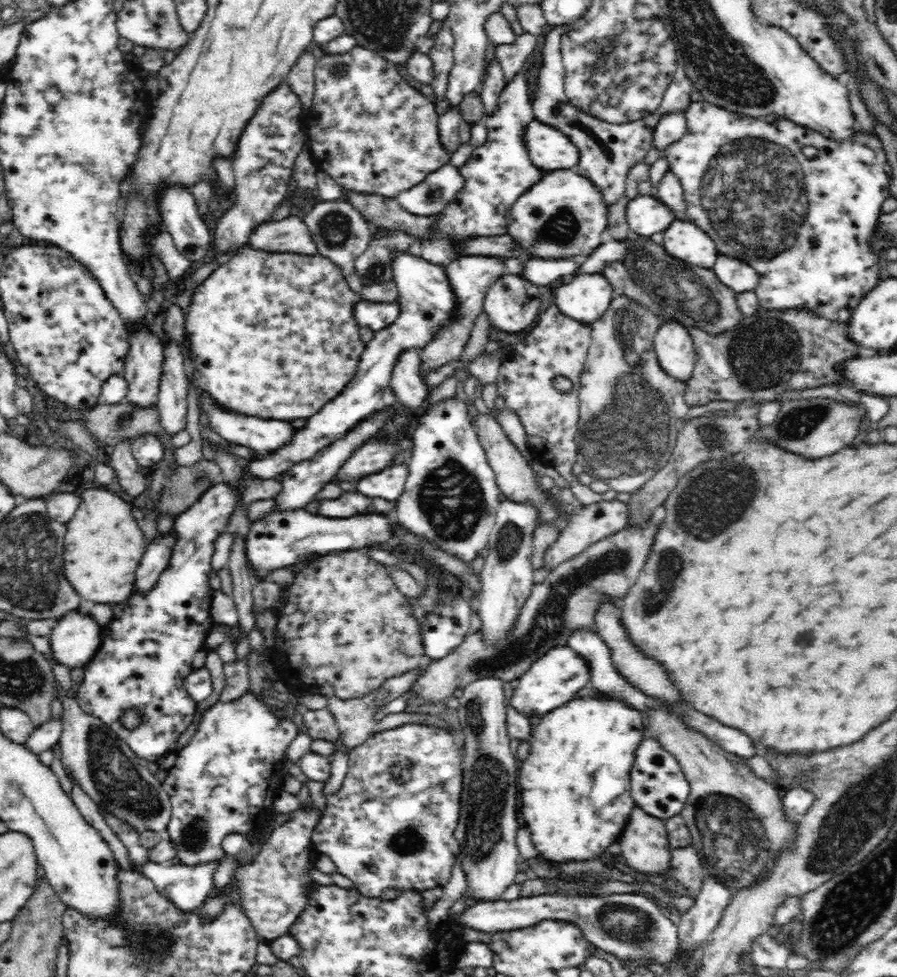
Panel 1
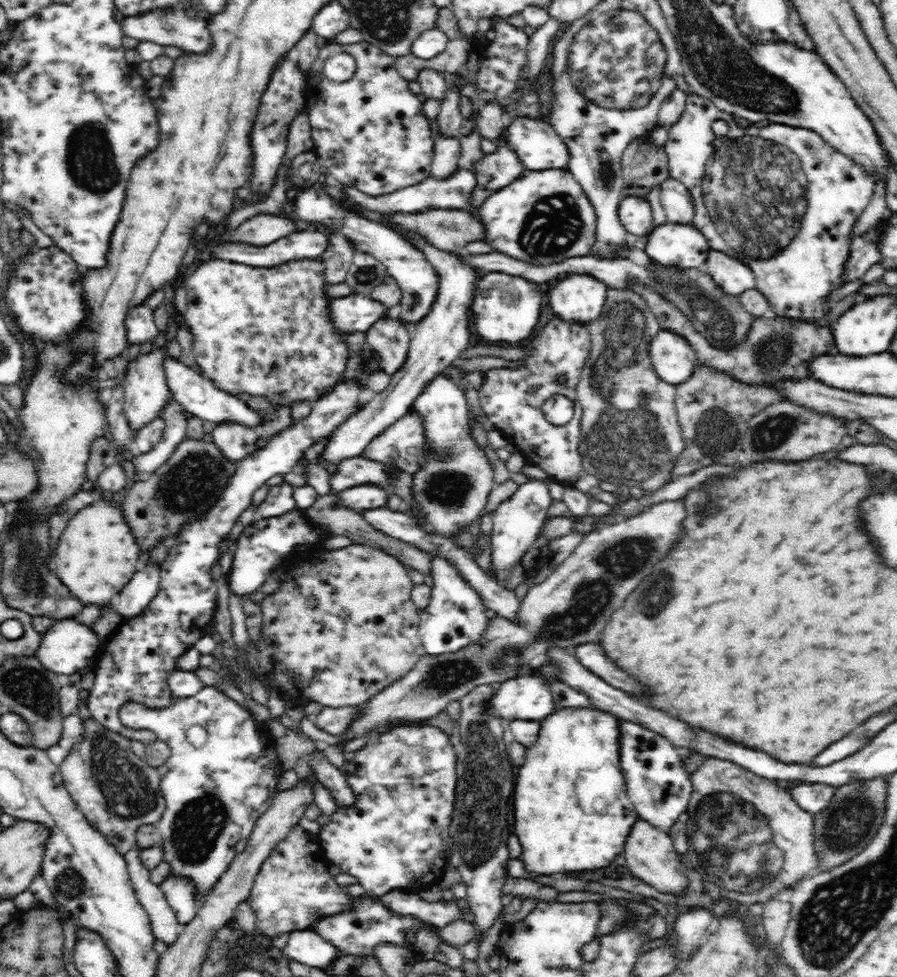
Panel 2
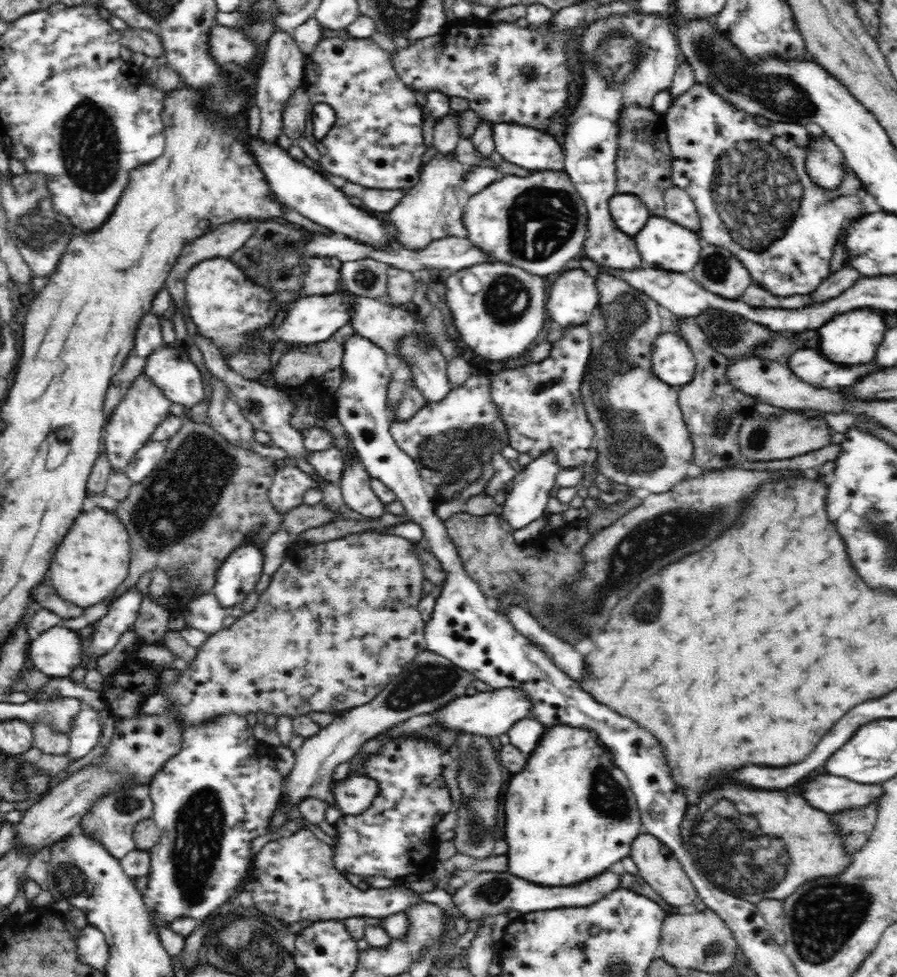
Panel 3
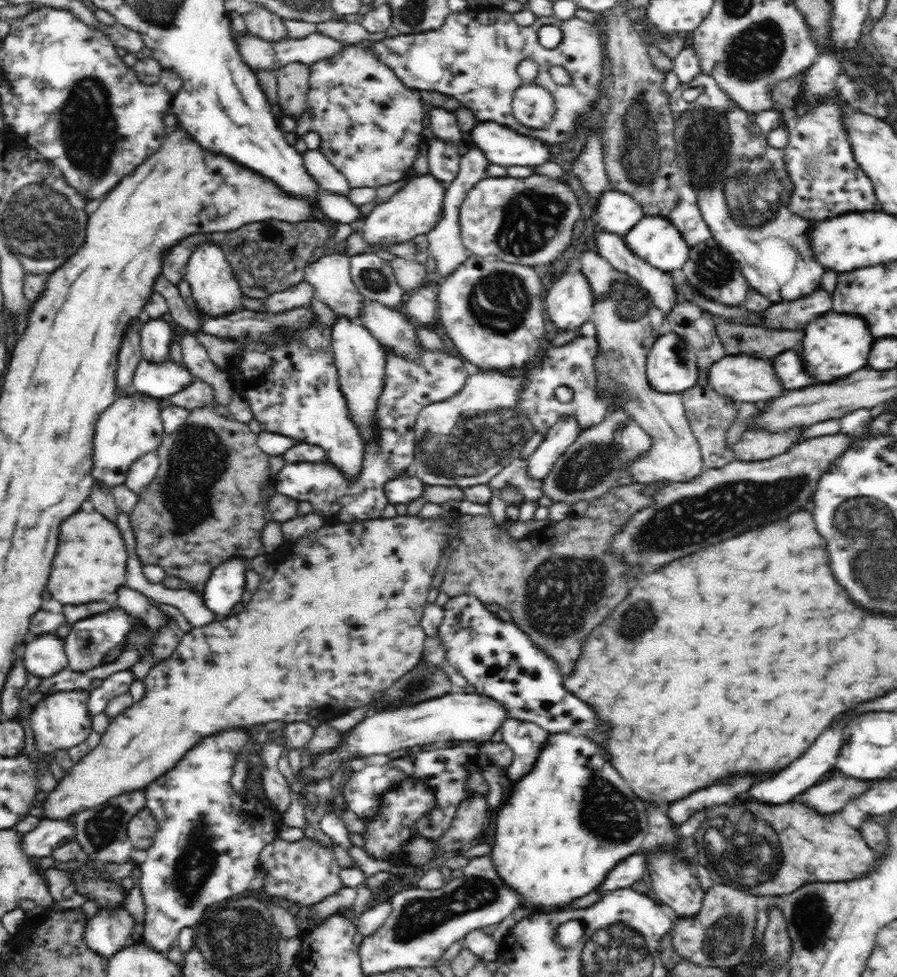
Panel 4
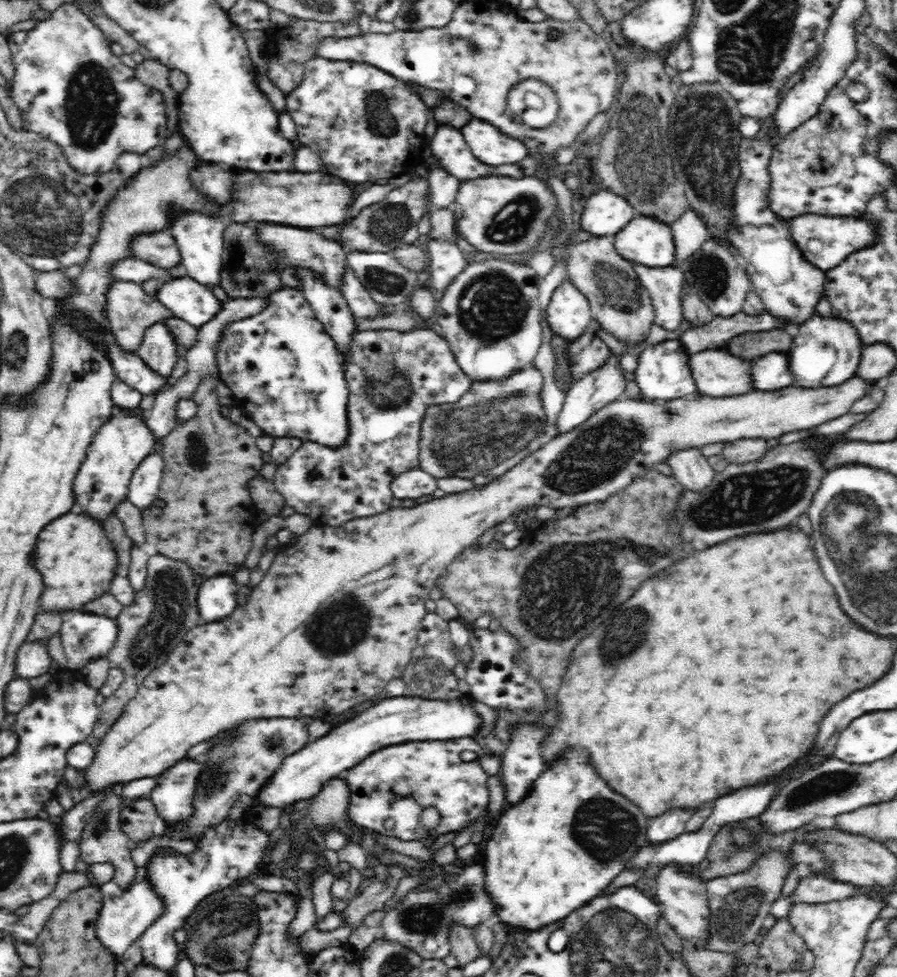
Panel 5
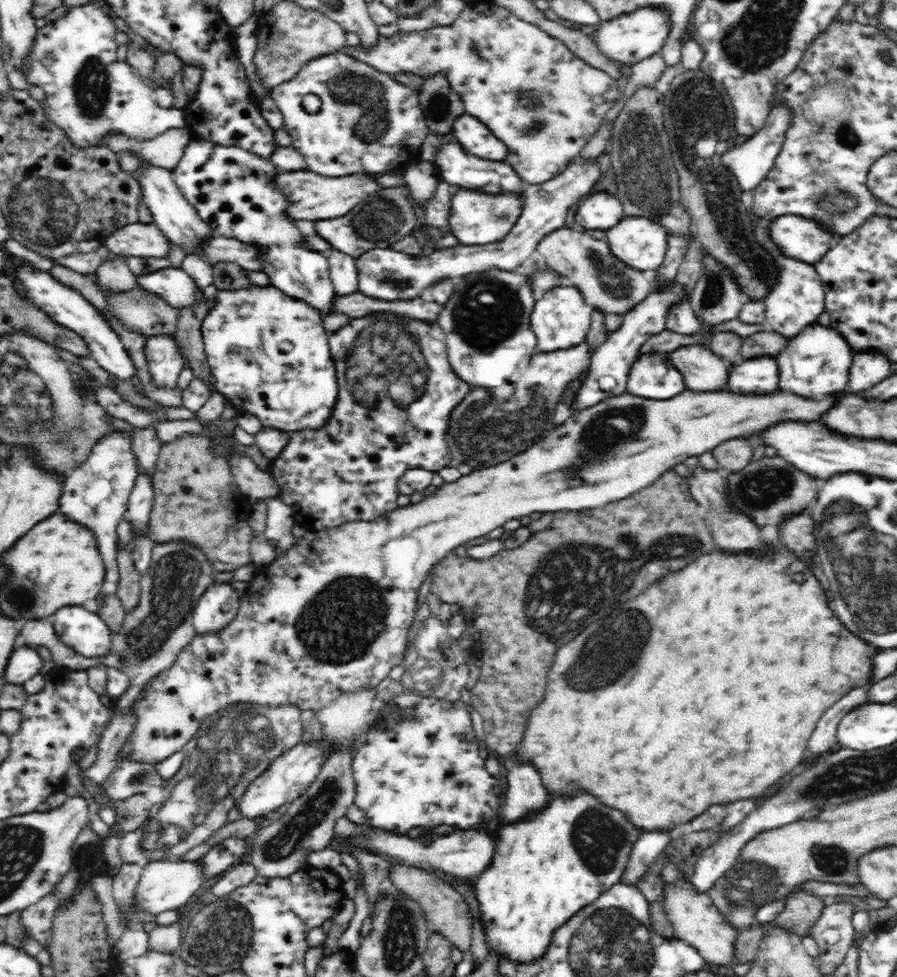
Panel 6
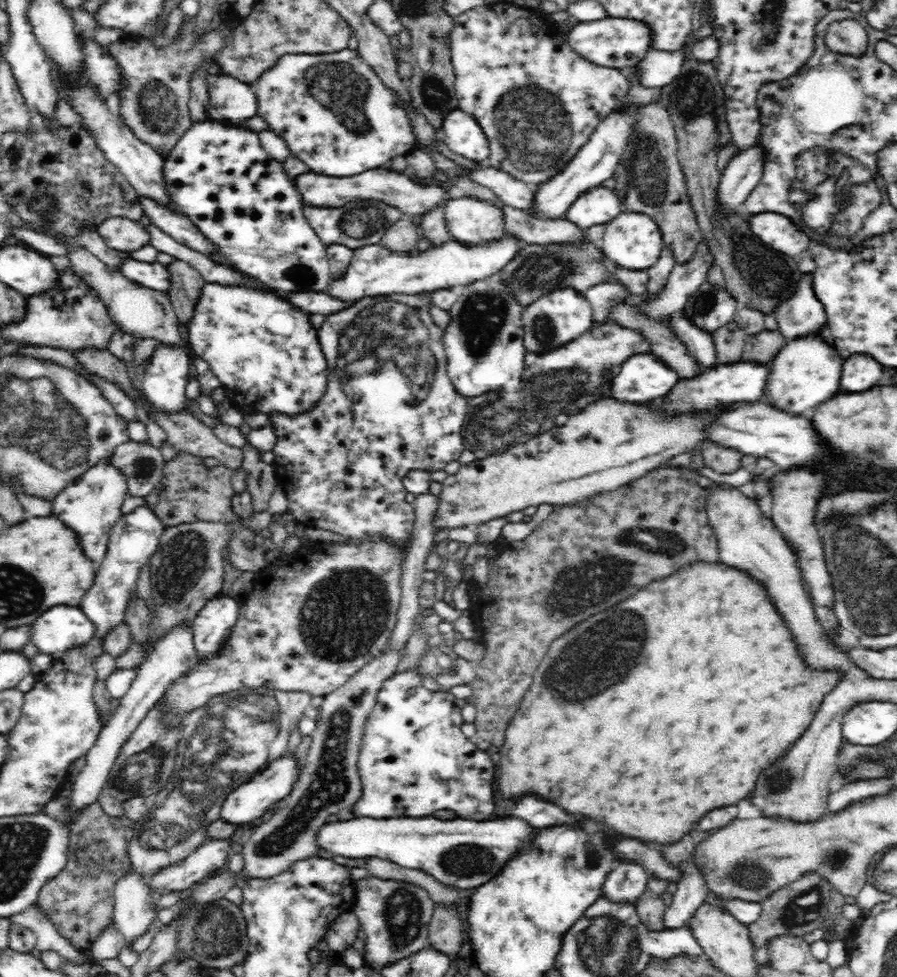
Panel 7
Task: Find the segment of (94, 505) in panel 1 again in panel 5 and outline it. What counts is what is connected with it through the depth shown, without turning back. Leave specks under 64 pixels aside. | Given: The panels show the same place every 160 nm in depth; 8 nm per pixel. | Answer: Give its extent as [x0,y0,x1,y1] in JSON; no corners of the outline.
[34,512,118,612]

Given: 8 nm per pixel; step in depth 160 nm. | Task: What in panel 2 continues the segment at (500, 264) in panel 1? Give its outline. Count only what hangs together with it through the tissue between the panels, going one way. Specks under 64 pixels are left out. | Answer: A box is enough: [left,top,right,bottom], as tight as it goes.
[316,233,482,464]

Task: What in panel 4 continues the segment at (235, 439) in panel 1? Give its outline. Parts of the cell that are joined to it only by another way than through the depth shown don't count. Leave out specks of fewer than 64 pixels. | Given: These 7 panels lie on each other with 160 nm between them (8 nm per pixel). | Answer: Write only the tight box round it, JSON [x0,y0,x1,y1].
[133,358,193,400]

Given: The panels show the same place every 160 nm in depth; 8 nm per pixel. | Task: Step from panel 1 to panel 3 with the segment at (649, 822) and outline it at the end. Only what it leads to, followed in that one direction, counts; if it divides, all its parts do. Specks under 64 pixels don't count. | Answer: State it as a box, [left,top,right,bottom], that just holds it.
[629,833,698,908]

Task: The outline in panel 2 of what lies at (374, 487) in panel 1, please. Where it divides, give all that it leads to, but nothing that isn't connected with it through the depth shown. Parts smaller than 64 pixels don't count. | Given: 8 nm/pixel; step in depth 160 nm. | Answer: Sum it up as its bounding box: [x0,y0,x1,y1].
[330,454,389,494]

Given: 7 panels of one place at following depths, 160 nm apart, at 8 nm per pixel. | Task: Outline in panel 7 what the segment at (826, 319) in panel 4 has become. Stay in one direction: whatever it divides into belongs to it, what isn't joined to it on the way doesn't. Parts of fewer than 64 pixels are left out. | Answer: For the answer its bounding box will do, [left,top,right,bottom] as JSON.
[765,333,845,414]

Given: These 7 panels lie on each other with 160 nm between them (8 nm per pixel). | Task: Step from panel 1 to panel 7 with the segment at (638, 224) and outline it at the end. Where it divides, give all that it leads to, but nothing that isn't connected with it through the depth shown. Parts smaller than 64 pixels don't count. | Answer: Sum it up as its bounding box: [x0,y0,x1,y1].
[564,185,624,229]

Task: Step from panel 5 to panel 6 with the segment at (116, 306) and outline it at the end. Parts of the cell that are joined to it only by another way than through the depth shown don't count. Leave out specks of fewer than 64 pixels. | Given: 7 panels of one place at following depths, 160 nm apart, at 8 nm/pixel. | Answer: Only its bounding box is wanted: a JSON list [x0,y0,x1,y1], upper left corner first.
[96,254,138,294]

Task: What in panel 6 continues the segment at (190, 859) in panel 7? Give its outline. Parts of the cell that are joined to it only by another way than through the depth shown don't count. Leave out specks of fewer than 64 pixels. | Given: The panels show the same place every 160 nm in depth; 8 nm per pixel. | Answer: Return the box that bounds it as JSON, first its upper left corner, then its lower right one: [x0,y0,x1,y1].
[135,859,204,917]

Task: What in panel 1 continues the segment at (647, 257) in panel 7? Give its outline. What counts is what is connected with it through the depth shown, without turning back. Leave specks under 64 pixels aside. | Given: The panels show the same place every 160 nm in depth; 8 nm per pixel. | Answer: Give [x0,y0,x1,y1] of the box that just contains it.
[661,218,721,269]

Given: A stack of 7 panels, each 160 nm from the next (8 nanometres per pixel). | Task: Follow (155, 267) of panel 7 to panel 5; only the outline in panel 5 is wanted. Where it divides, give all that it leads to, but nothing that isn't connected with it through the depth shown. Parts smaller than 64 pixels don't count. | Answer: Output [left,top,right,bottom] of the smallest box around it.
[156,275,222,328]

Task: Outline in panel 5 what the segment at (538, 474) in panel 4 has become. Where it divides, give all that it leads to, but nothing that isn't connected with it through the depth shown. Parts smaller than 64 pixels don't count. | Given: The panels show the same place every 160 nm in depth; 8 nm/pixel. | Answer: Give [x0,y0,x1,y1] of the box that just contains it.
[556,354,628,435]

